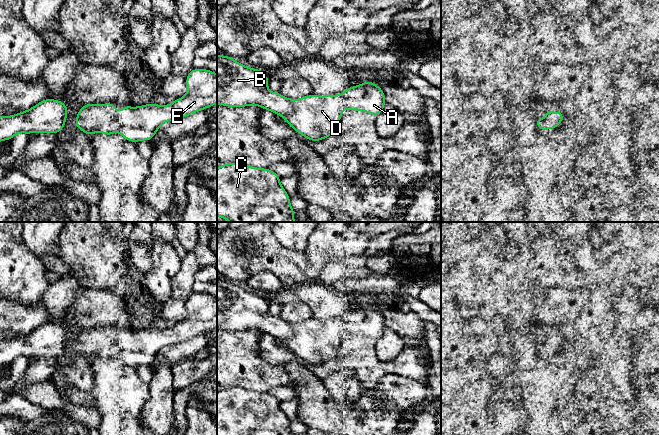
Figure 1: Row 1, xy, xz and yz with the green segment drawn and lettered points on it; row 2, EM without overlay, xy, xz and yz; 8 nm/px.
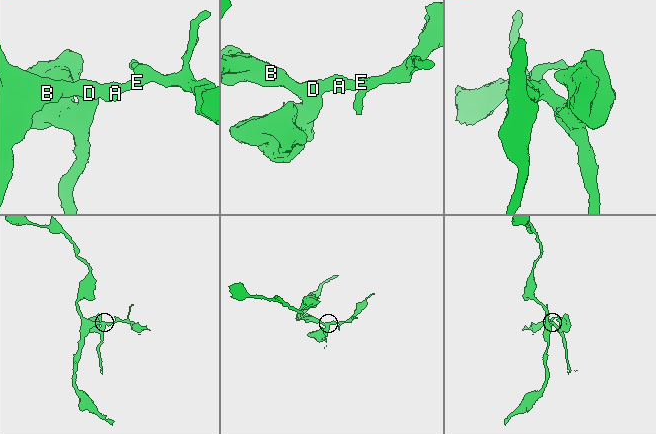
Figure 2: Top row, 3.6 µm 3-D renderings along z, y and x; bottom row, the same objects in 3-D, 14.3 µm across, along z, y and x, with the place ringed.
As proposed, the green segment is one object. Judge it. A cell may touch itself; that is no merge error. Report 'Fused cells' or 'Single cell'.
Single cell

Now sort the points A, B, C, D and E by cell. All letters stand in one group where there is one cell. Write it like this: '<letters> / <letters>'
A B C D E

